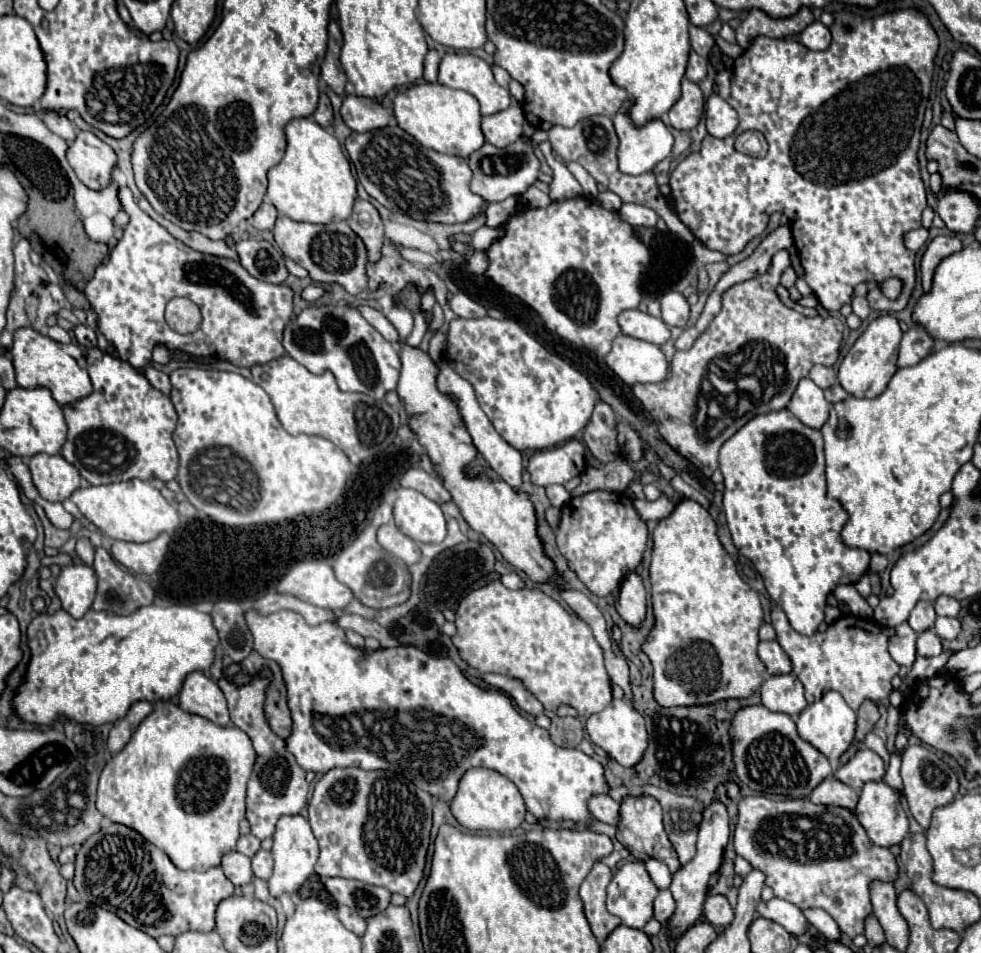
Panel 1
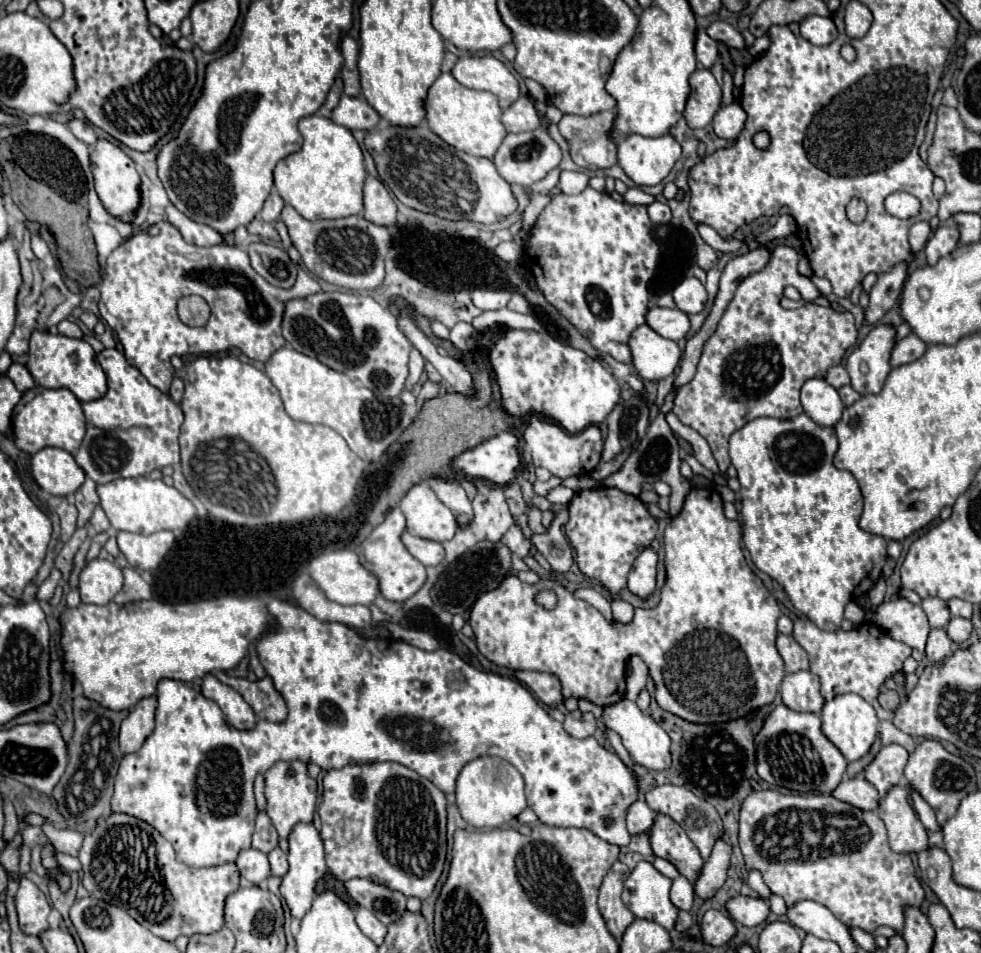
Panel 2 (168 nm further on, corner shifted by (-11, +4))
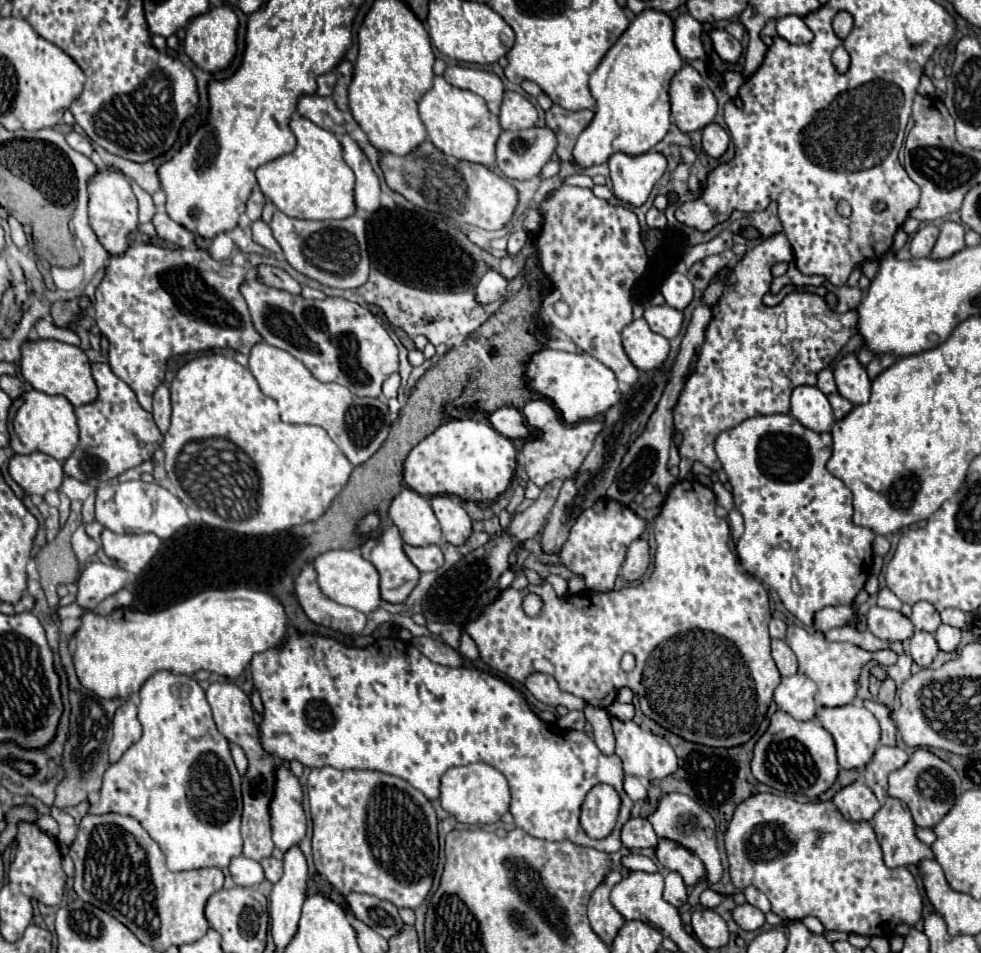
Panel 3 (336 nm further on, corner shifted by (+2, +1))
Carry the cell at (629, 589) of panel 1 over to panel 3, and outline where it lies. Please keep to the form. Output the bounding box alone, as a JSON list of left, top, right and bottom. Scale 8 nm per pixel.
[621,539,649,581]

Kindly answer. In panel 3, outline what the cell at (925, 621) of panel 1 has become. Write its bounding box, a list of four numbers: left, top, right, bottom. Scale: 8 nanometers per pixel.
[911,601,941,633]

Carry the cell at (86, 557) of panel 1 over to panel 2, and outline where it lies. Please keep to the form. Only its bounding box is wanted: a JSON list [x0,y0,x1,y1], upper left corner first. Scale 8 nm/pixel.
[90,512,110,532]

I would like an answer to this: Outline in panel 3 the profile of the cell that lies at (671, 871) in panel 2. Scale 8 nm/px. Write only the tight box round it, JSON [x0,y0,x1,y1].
[621,855,657,873]

